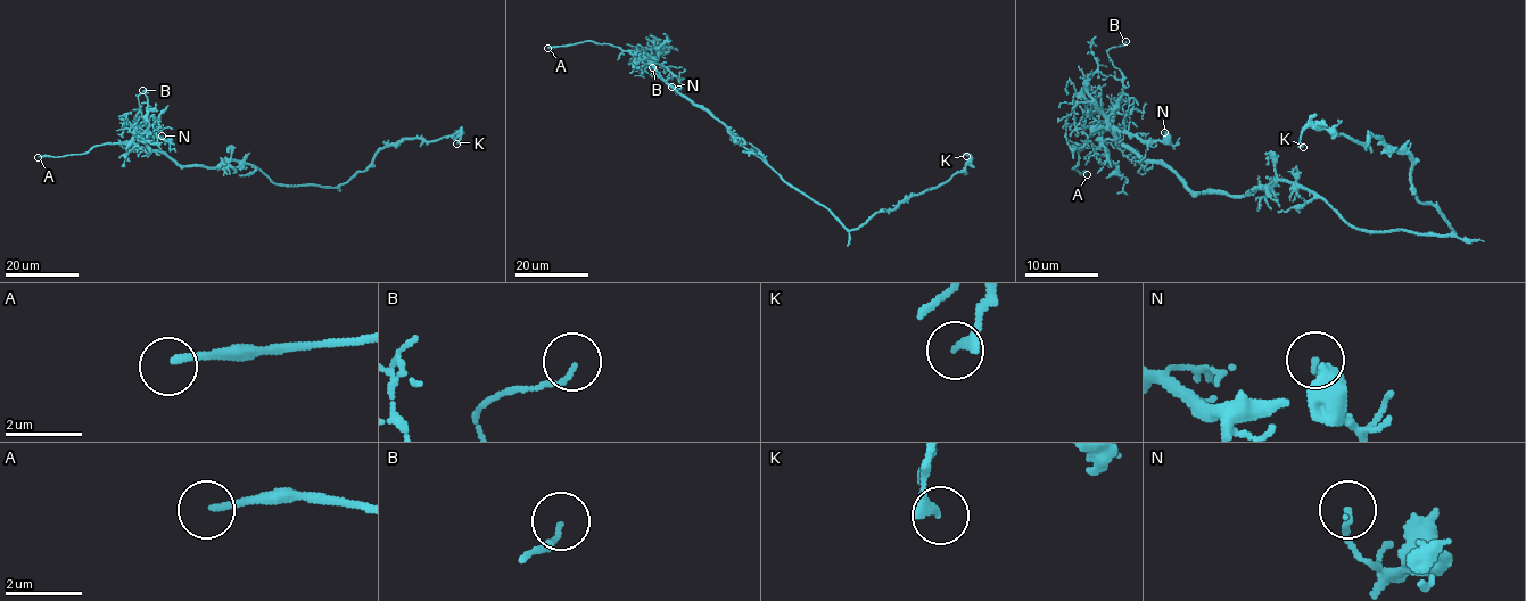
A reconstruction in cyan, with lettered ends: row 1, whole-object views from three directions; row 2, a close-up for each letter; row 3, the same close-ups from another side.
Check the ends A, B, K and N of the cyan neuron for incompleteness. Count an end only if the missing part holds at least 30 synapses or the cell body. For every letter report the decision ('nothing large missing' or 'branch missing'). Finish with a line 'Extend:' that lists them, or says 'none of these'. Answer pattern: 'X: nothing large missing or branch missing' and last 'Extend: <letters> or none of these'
A: branch missing
B: nothing large missing
K: nothing large missing
N: nothing large missing
Extend: A

